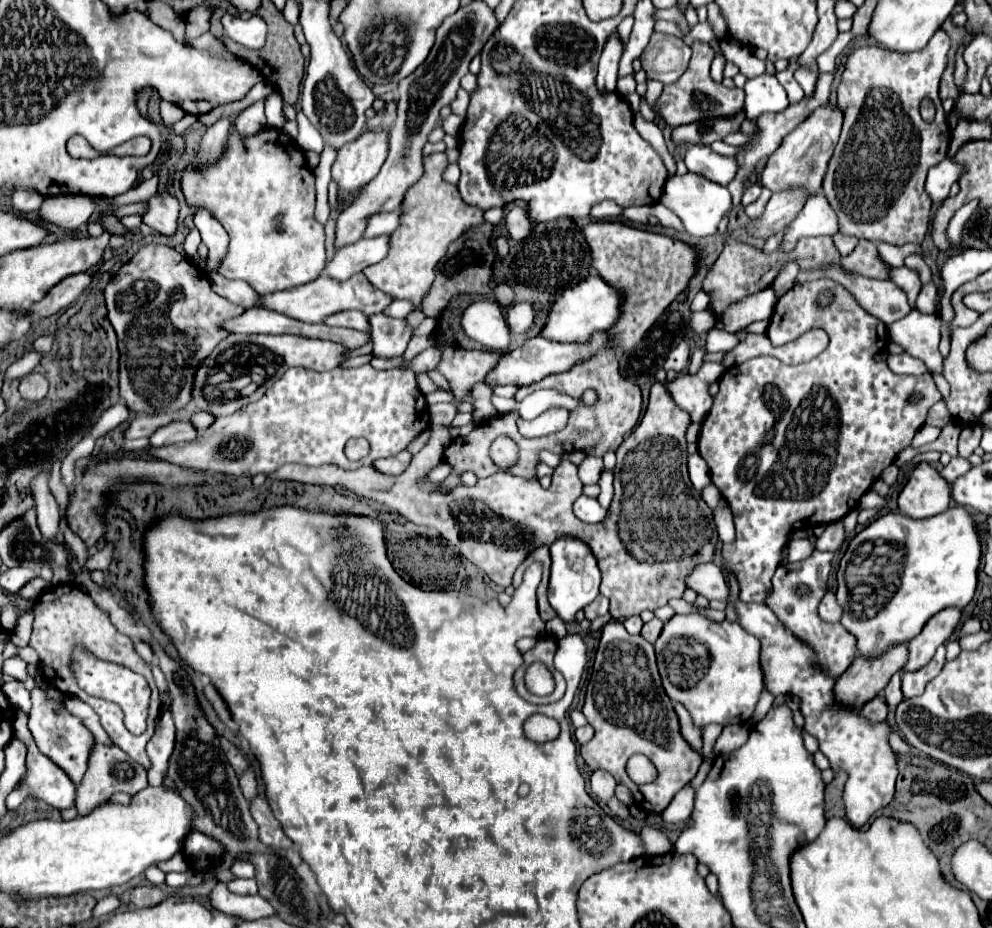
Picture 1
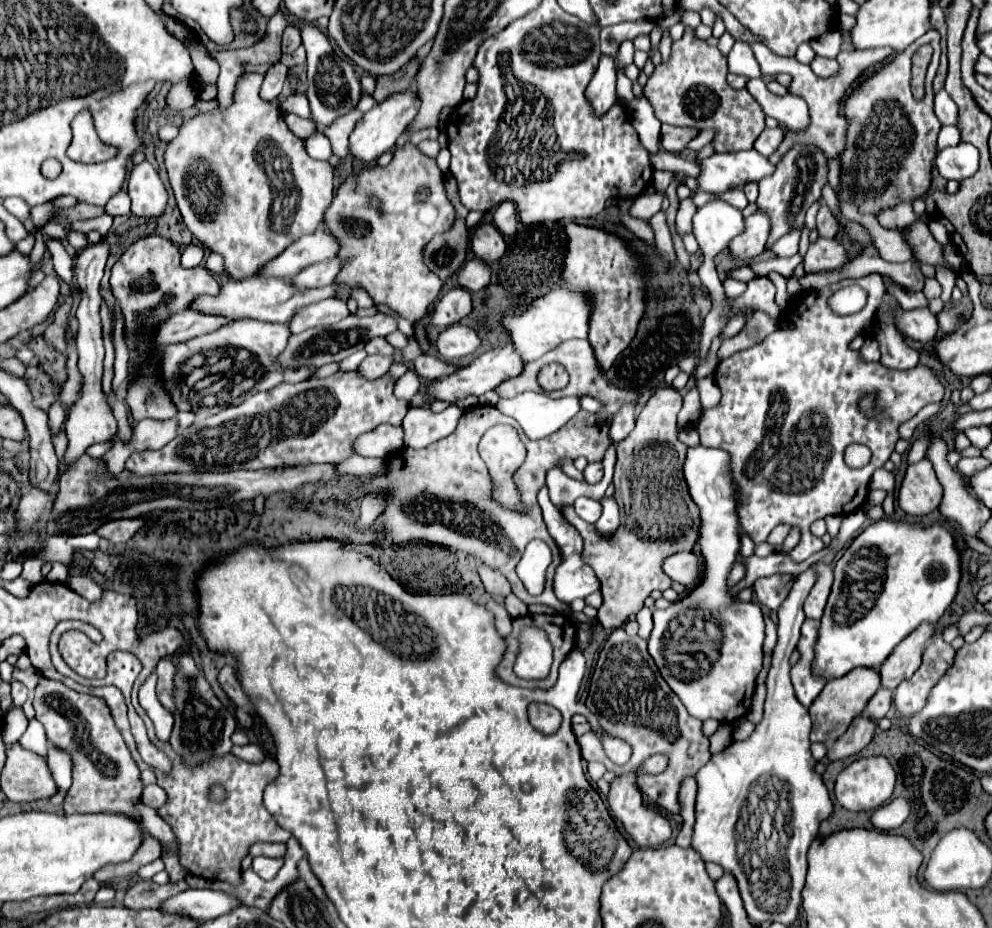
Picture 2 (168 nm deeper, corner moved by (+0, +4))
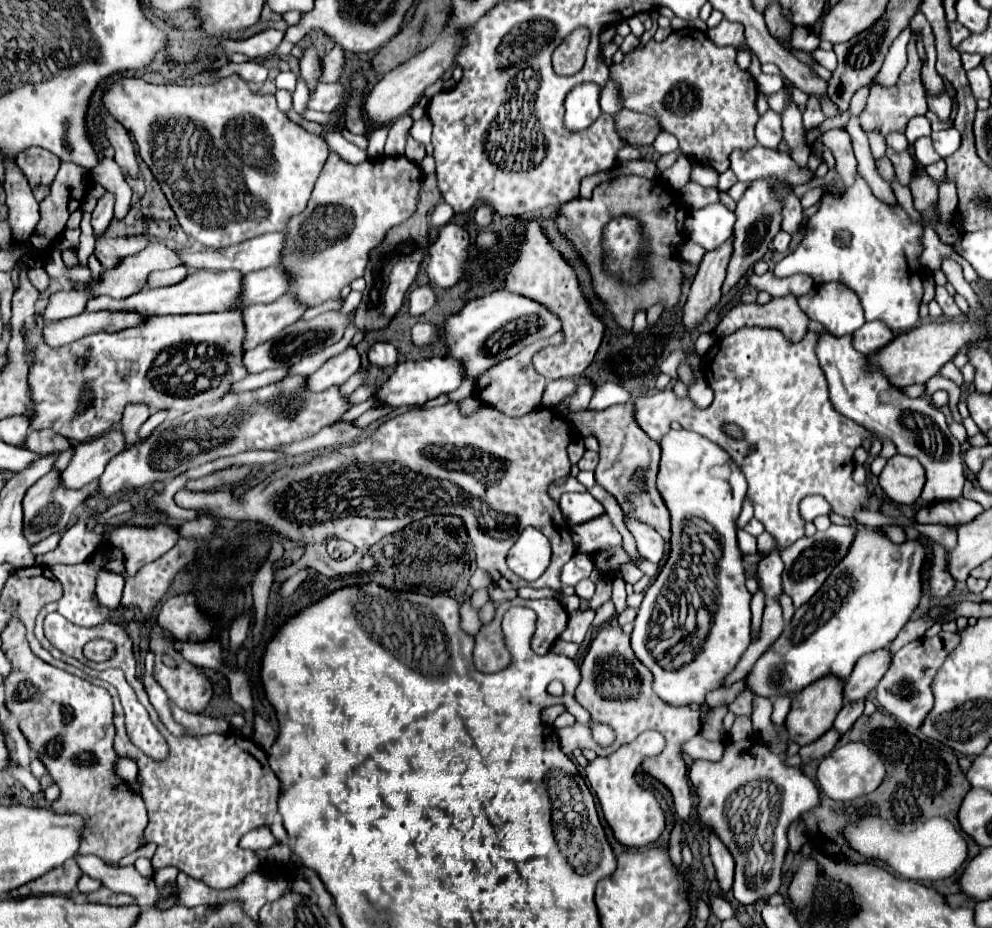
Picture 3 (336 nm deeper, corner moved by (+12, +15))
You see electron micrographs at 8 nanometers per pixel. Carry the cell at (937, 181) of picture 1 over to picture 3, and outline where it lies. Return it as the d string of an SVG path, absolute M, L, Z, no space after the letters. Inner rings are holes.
M950 128L950 130L940 130L940 132L932 132L932 142L934 142L934 150L946 158L946 156L952 156L960 144L962 144L962 136L956 128Z

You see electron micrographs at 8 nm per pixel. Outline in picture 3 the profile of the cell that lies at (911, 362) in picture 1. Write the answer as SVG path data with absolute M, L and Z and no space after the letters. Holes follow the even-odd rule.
M866 322L854 332L854 348L864 356L874 356L880 348L888 346L894 340L894 332L880 322Z

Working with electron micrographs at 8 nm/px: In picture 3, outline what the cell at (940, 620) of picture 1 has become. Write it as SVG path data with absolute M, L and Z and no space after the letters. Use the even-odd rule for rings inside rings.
M880 648L880 652L872 652L872 656L862 656L856 662L852 676L844 684L844 698L846 700L860 700L866 698L872 688L882 680L888 664L892 660L892 652L888 648Z

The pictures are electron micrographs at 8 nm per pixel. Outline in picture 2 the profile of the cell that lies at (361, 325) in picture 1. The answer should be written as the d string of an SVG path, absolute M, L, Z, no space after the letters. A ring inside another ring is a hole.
M322 299L318 303L310 303L296 311L296 315L288 321L290 333L302 333L304 329L318 327L318 325L332 325L340 319L348 317L350 311L344 301L338 299Z

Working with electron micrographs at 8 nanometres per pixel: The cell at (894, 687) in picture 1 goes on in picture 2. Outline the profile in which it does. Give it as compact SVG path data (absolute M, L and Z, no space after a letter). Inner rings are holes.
M878 689L878 691L870 697L870 701L868 701L866 709L862 711L862 715L868 717L868 719L872 719L872 721L880 721L880 719L886 717L886 713L890 711L892 695L894 695L894 693L888 691L888 689Z

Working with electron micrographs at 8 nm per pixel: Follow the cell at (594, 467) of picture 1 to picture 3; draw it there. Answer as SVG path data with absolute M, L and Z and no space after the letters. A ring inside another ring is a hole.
M586 450L586 454L584 454L582 460L578 462L578 468L580 468L580 470L594 470L596 466L598 466L598 452Z

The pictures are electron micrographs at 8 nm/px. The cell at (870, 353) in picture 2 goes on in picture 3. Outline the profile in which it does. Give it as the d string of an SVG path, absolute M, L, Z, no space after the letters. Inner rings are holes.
M822 334L816 354L828 380L832 406L846 418L852 418L854 422L872 430L876 436L890 438L900 454L918 458L926 468L922 500L928 504L940 500L958 500L962 496L966 474L960 456L960 442L950 434L944 414L924 398L904 396L900 388L888 382L878 366L872 366L866 356L856 352L852 338L834 338L830 334Z

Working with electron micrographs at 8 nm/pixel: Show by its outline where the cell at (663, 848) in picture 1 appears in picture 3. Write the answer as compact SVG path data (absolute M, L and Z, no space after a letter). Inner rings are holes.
M640 736L636 742L620 746L612 756L606 758L596 756L586 768L586 778L590 782L590 788L600 800L604 818L614 830L616 840L620 840L620 844L624 846L646 846L656 842L666 824L664 812L660 810L652 792L640 788L634 780L638 766L640 766Z

